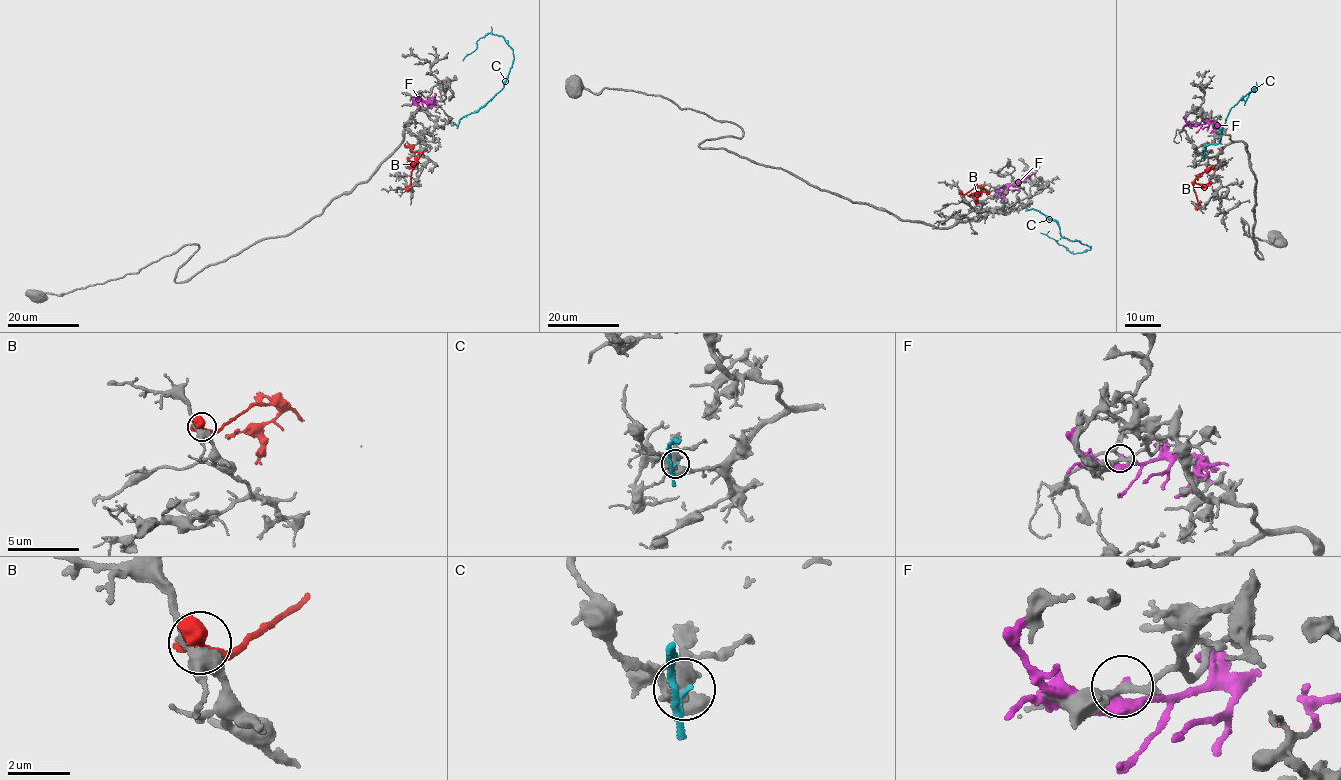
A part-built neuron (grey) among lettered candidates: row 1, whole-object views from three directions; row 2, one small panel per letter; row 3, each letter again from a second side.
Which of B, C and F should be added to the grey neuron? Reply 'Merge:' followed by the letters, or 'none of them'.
Merge: none of them

